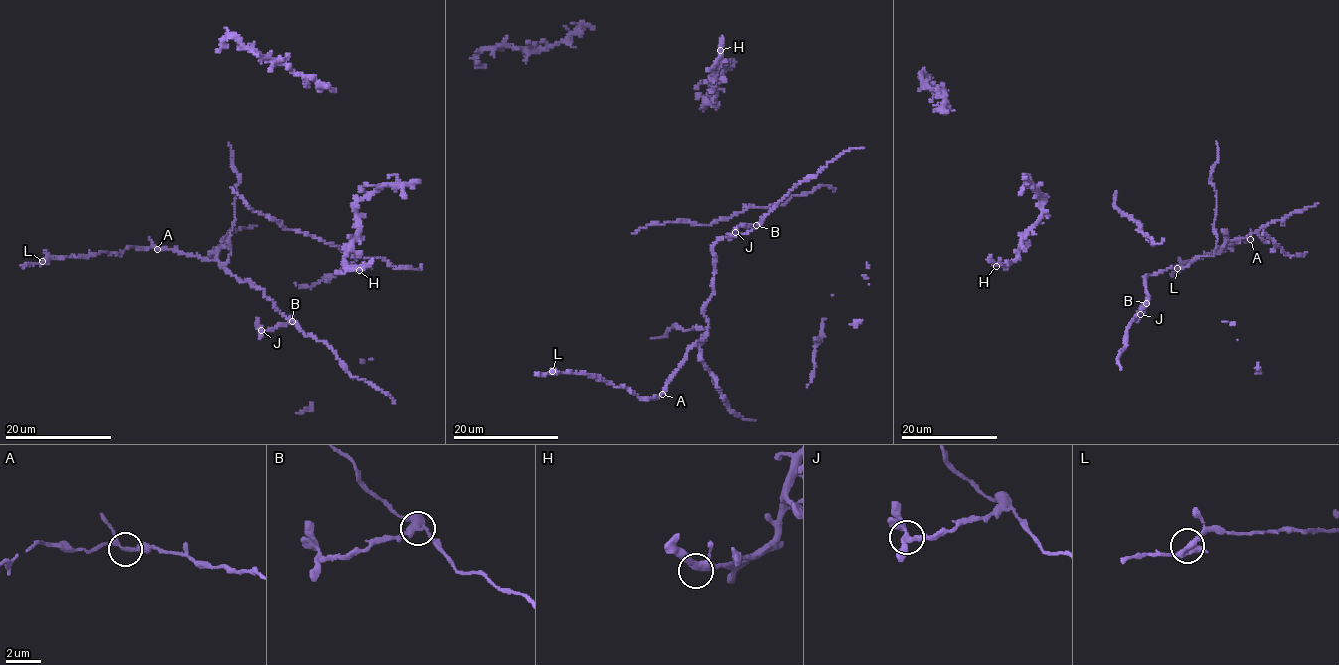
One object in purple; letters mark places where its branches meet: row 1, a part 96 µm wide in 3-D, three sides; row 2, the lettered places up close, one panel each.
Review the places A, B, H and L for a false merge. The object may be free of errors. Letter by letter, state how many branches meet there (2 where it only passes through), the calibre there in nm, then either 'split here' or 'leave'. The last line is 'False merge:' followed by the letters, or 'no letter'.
A: branches 3; calibre 200 nm; leave
B: branches 3; calibre 340 nm; split here
H: branches 3; calibre 340 nm; leave
L: branches 3; calibre 300 nm; leave
False merge: B

